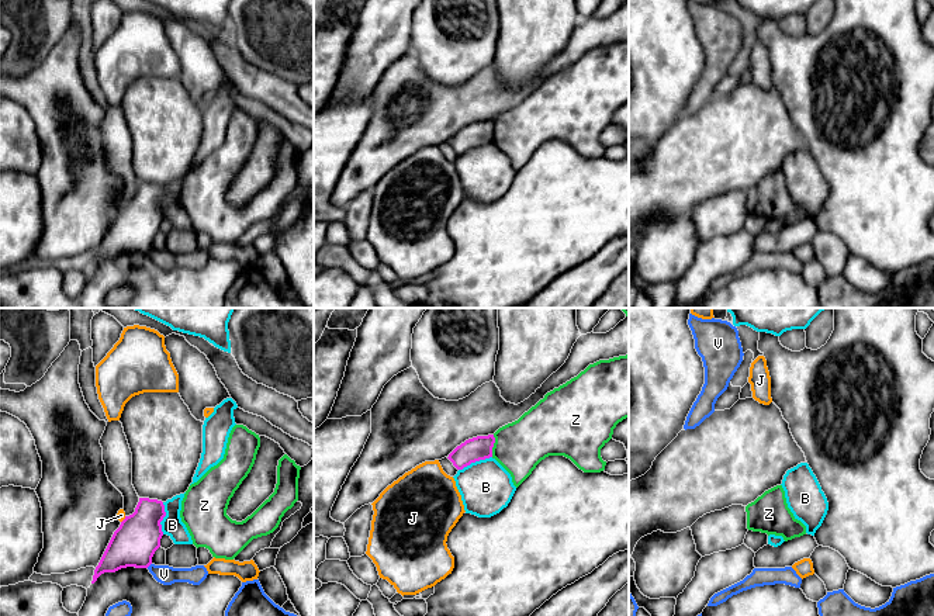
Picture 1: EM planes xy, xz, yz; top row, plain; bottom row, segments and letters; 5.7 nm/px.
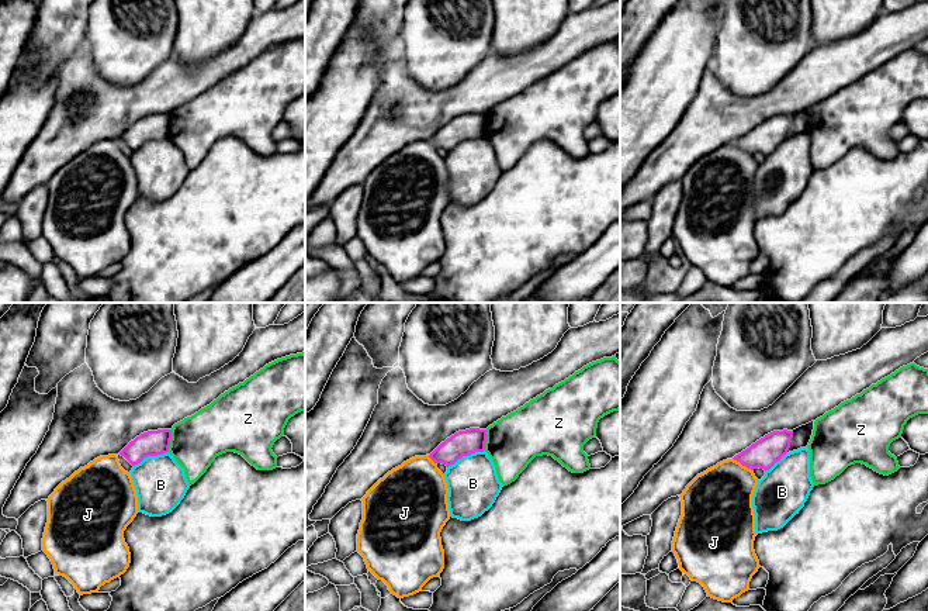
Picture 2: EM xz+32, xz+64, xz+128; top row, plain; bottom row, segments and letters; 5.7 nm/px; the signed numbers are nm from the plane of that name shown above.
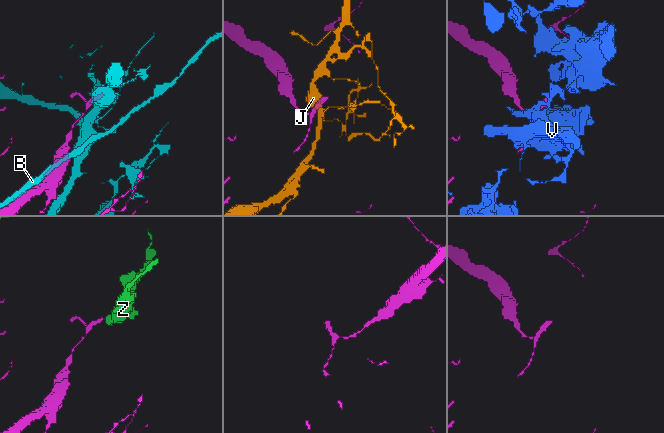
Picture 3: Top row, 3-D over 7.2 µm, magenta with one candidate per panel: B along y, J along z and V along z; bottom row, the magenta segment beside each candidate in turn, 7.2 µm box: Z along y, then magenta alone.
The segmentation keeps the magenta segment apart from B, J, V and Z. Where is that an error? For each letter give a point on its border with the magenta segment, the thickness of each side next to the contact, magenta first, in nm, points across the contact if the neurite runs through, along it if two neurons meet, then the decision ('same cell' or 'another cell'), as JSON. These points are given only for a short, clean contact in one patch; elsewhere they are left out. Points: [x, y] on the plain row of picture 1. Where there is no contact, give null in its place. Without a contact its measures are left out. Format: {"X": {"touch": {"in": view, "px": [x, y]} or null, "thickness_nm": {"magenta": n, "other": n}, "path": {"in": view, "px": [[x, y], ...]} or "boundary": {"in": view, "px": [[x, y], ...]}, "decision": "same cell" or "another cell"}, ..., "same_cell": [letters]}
{"B": {"touch": {"in": "xz", "px": [474, 146]}, "thickness_nm": {"magenta": 140, "other": 300}, "decision": "another cell"}, "J": {"touch": {"in": "xy", "px": [124, 204]}, "thickness_nm": {"magenta": 260, "other": 50}, "boundary": {"in": "xy", "px": [[125, 201], [121, 207]]}, "decision": "another cell"}, "V": {"touch": {"in": "xy", "px": [148, 251]}, "thickness_nm": {"magenta": 260, "other": 110}, "boundary": {"in": "xy", "px": [[151, 248], [146, 252]]}, "decision": "another cell"}, "Z": {"touch": {"in": "xz", "px": [493, 131]}, "thickness_nm": {"magenta": 140, "other": 280}, "boundary": {"in": "xz", "px": [[494, 120], [491, 141]]}, "decision": "another cell"}, "same_cell": []}

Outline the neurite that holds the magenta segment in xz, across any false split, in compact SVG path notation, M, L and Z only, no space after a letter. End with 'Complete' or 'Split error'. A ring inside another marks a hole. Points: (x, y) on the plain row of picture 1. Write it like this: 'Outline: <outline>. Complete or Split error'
Outline: M494 120L477 121L457 131L447 143L457 155L463 155L471 148L492 142L494 128Z. Complete

